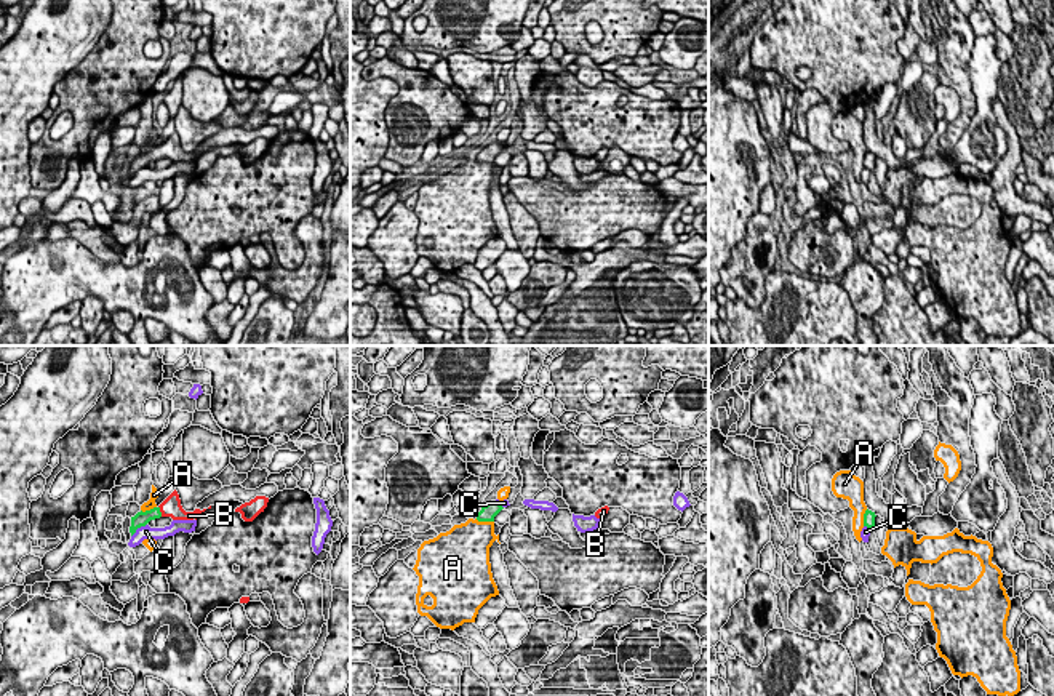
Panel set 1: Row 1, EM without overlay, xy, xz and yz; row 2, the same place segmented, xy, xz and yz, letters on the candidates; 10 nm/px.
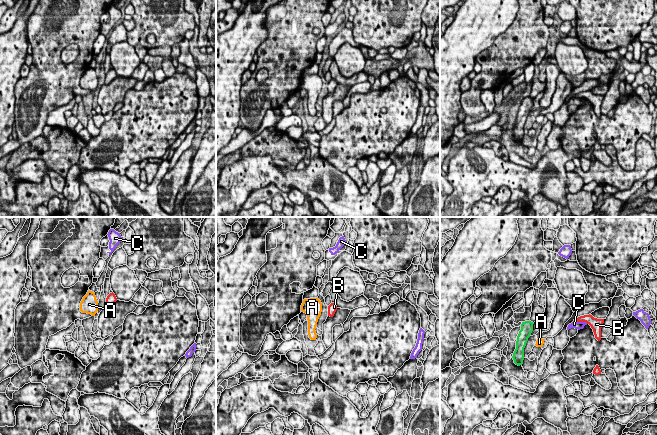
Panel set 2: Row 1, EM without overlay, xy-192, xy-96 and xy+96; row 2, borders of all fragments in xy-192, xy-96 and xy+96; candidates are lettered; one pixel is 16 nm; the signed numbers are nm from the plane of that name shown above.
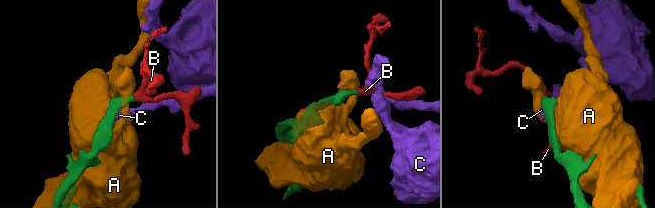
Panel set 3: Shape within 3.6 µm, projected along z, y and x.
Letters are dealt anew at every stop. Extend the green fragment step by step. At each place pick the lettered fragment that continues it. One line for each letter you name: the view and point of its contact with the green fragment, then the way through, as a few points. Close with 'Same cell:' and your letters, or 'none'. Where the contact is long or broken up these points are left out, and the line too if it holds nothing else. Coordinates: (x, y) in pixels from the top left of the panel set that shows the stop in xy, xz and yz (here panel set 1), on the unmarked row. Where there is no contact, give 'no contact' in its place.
B: contact xy (159, 152); way xy (141, 160), (159, 152), (171, 148)
Same cell: B

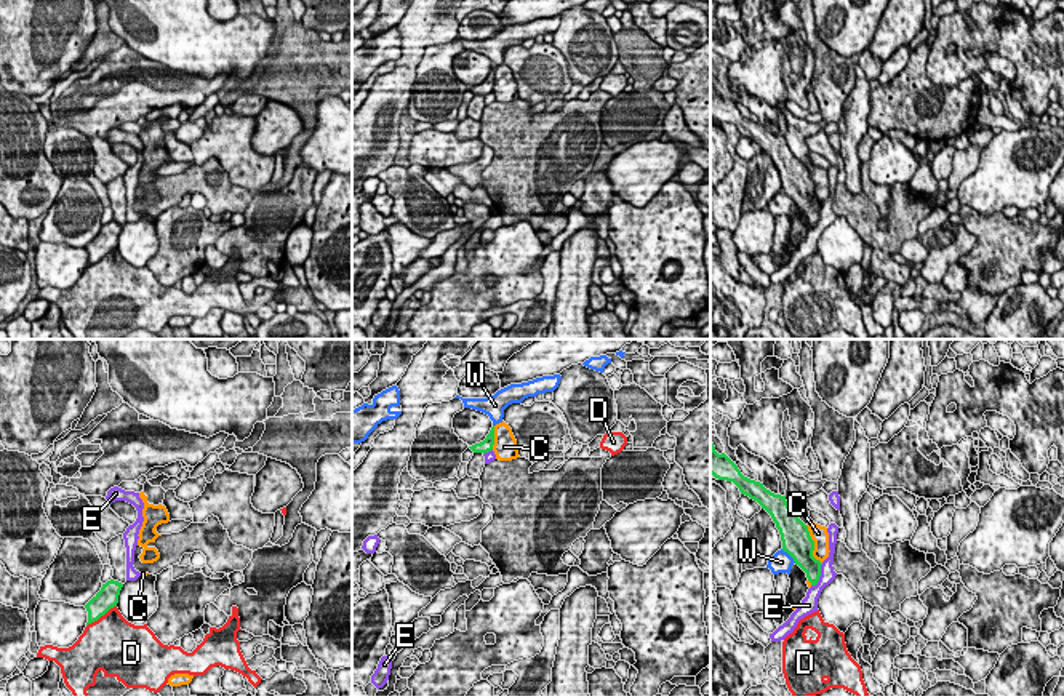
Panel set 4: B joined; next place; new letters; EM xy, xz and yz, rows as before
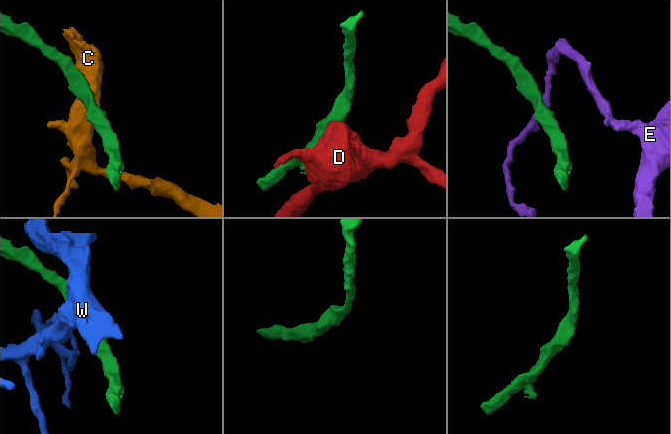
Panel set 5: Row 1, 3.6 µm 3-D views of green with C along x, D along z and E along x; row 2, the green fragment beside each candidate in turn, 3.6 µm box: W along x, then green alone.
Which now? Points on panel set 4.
Same cell: none

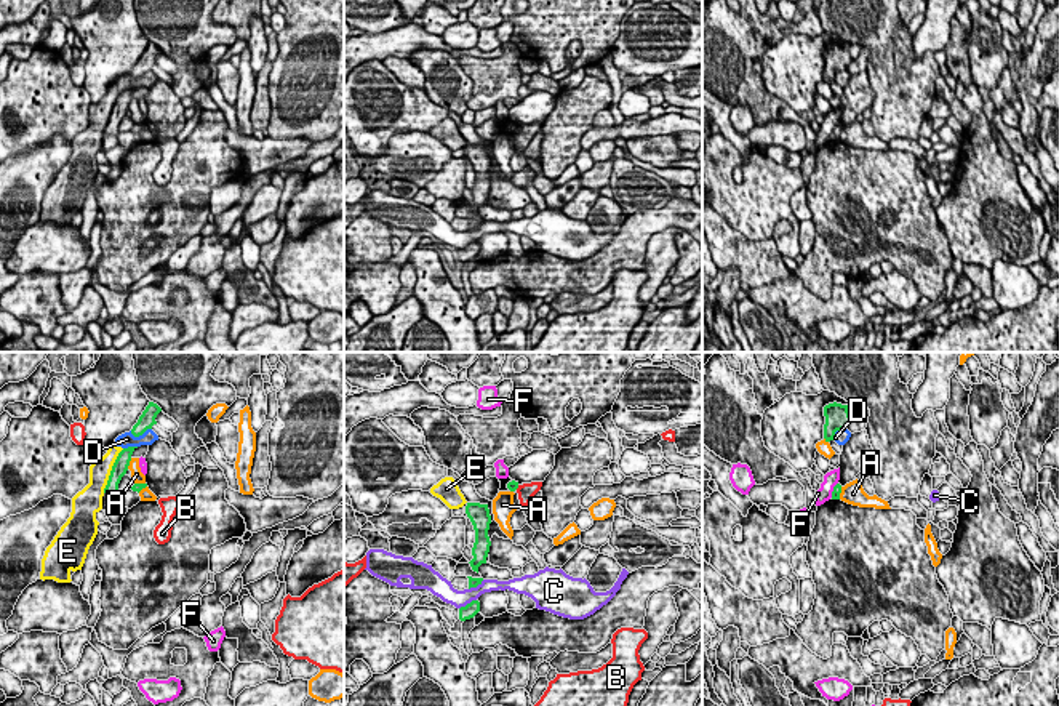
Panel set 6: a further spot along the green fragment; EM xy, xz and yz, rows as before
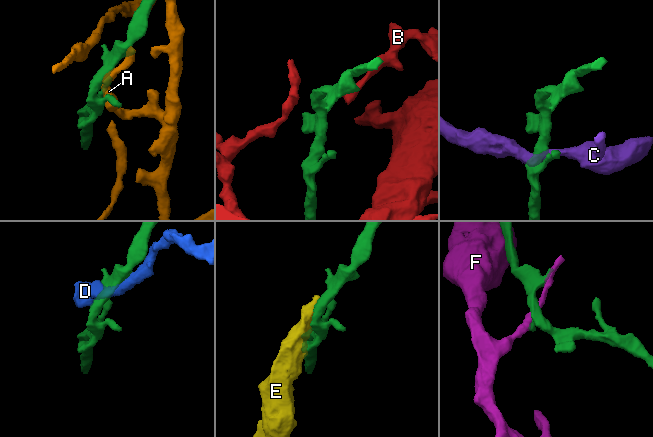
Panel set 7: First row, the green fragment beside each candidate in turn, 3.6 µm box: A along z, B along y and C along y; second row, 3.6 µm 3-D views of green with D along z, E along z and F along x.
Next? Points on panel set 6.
Same cell: none

